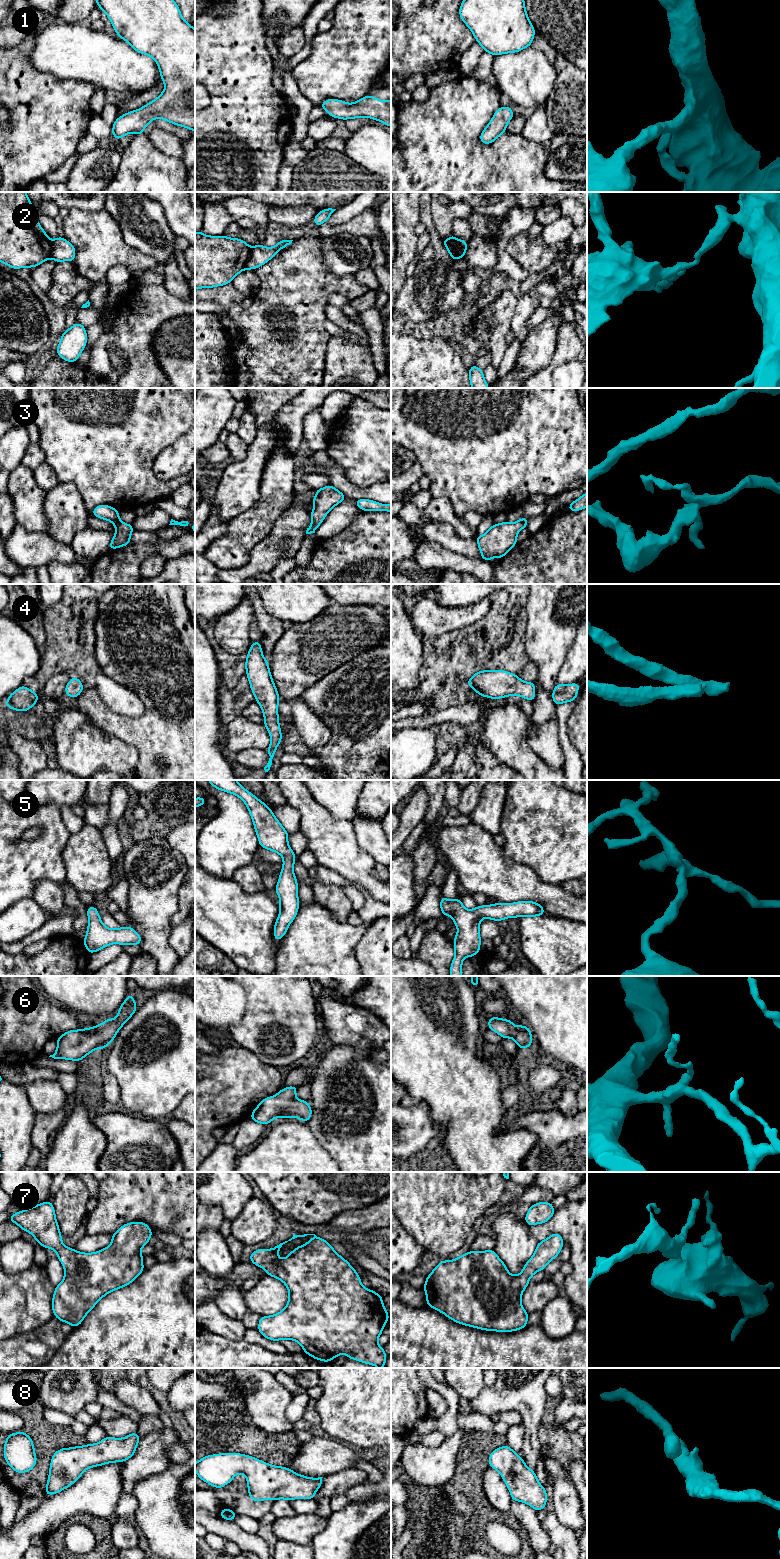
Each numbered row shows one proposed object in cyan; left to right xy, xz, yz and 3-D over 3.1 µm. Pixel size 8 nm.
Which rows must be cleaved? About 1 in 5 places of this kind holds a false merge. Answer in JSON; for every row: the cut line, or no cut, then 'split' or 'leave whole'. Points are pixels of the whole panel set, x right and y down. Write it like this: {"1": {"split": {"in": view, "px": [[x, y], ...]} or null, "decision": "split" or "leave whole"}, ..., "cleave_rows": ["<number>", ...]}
{"1": {"split": null, "decision": "leave whole"}, "2": {"split": {"in": "yz", "px": [[450, 236], [459, 247], [459, 251], [451, 259]]}, "decision": "split"}, "3": {"split": null, "decision": "leave whole"}, "4": {"split": null, "decision": "leave whole"}, "5": {"split": null, "decision": "leave whole"}, "6": {"split": null, "decision": "leave whole"}, "7": {"split": null, "decision": "leave whole"}, "8": {"split": null, "decision": "leave whole"}, "cleave_rows": ["2"]}

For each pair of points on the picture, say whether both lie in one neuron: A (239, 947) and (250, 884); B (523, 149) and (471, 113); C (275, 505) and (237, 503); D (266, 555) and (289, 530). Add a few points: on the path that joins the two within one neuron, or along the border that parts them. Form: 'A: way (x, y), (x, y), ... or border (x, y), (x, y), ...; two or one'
A: border (231, 878), (248, 893), (263, 892); two
B: way (504, 149), (482, 149), (471, 138), (471, 132); one
C: border (261, 482), (260, 497), (249, 508), (233, 517); two
D: way (272, 549), (281, 540), (283, 535); one

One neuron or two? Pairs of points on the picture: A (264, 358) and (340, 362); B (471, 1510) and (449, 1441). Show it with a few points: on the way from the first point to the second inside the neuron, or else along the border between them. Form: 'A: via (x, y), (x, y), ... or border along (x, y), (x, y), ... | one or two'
A: border along (329, 338), (326, 344), (325, 370), (322, 377) | two
B: border along (463, 1438), (457, 1454), (454, 1473), (446, 1482) | two

